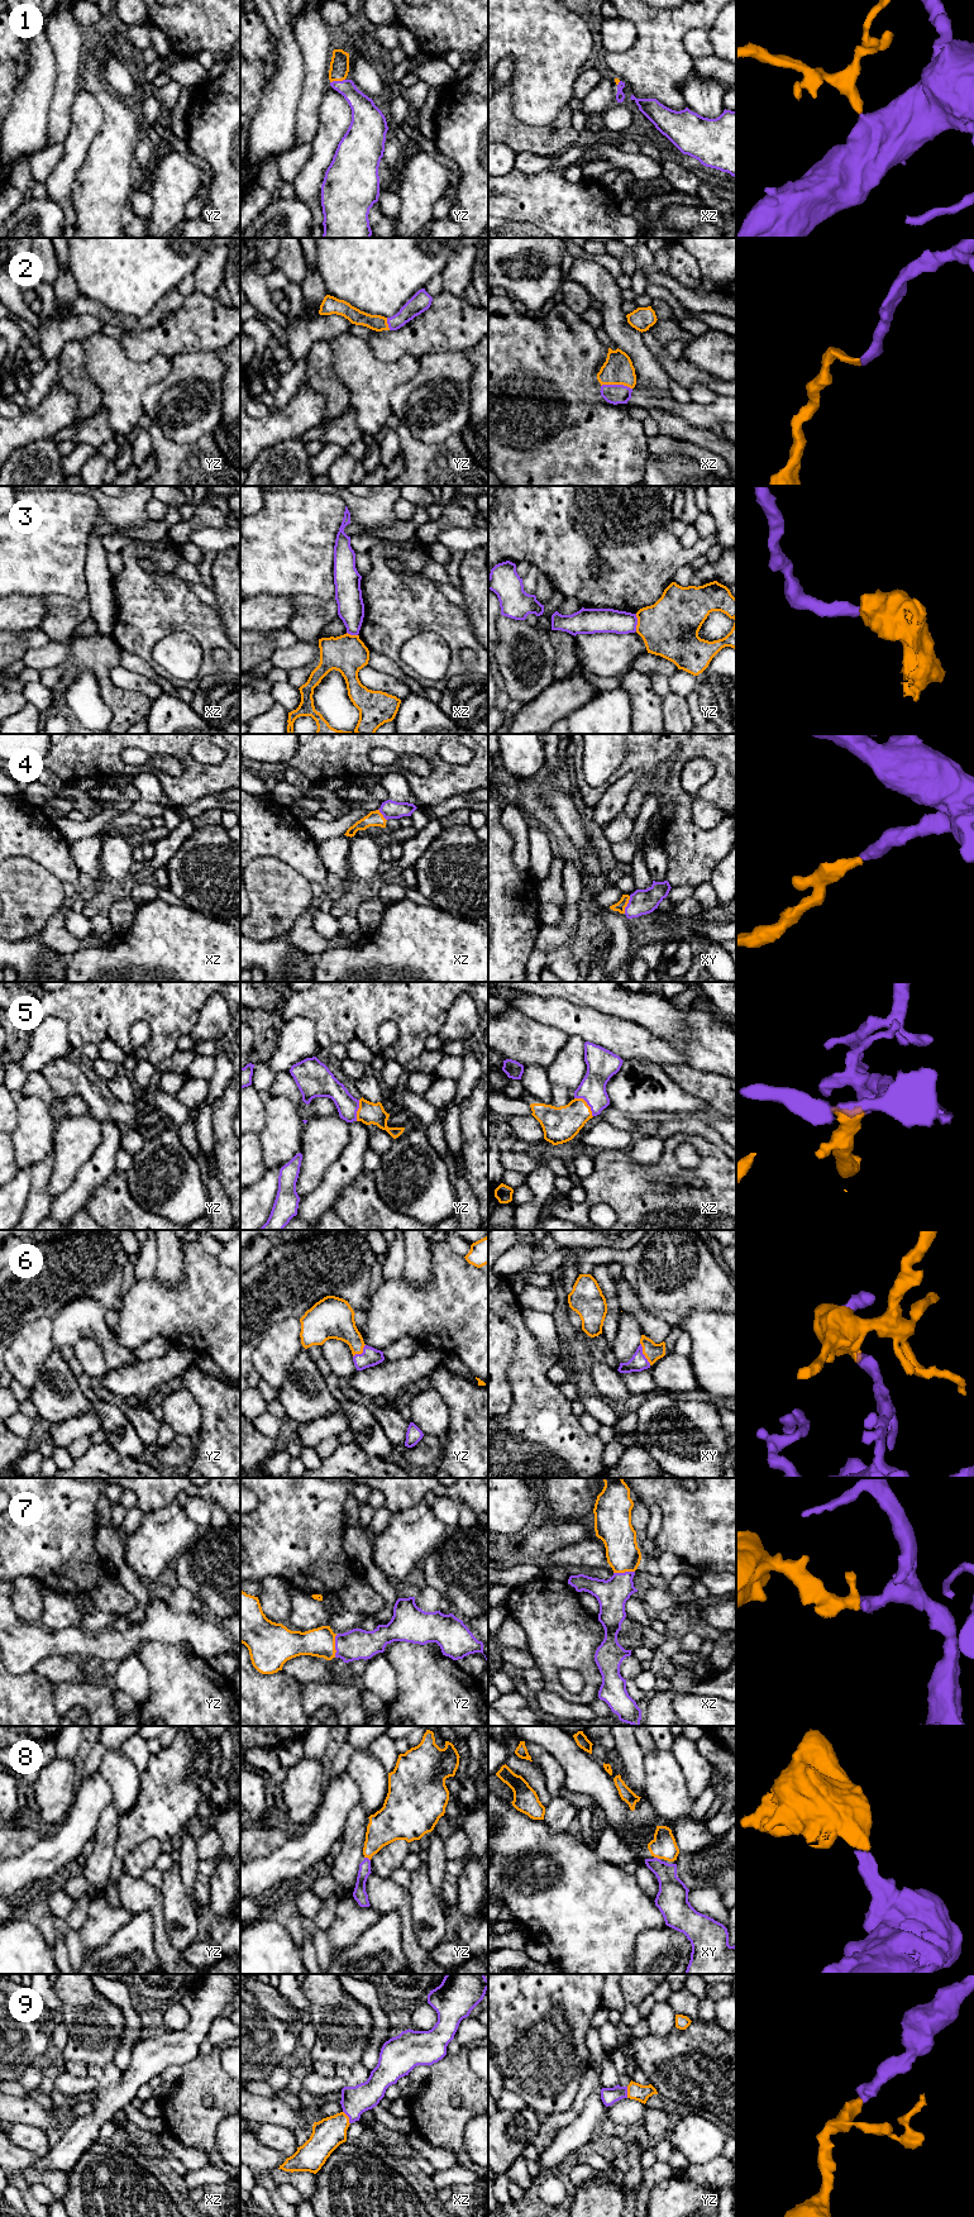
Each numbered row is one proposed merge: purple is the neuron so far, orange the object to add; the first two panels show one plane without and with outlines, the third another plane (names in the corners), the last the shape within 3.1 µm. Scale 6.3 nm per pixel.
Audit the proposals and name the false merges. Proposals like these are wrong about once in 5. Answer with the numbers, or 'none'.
3

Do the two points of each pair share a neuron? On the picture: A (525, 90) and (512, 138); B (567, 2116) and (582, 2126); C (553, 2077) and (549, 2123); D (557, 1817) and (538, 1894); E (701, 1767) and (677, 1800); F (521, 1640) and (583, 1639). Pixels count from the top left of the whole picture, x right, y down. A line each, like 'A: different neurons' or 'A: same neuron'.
A: different neurons
B: different neurons
C: different neurons
D: different neurons
E: different neurons
F: different neurons

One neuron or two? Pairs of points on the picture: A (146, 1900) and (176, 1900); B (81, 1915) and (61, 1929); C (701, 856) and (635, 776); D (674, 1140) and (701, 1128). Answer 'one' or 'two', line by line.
A: two
B: two
C: two
D: two

